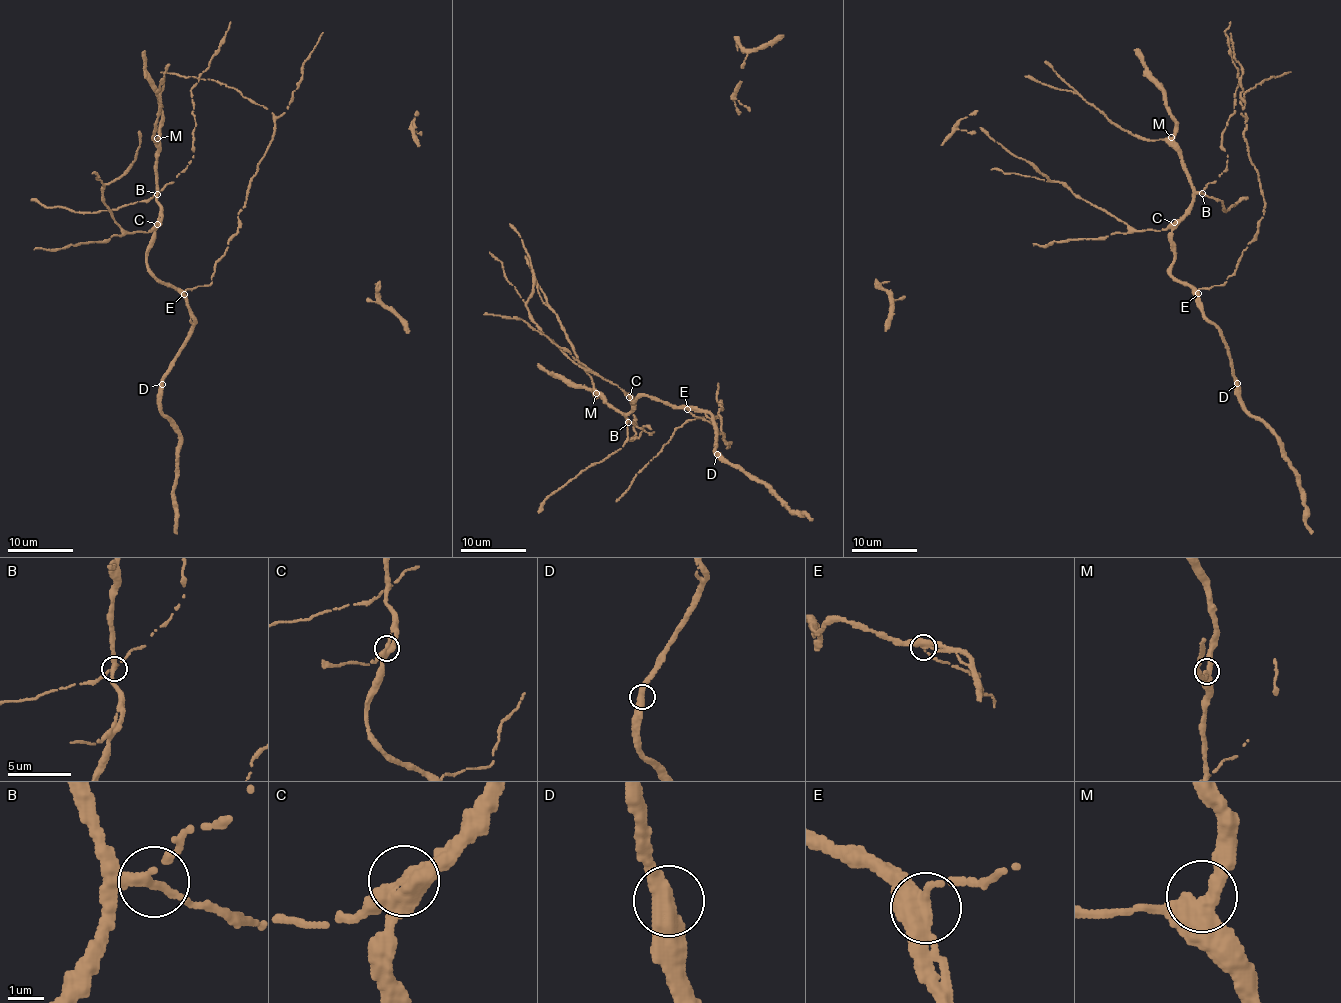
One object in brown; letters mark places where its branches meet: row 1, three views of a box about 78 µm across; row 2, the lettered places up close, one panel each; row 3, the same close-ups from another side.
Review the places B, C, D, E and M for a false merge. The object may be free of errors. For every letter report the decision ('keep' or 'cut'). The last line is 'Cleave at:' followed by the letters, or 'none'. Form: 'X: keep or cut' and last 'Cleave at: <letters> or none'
B: keep
C: keep
D: keep
E: keep
M: keep
Cleave at: none

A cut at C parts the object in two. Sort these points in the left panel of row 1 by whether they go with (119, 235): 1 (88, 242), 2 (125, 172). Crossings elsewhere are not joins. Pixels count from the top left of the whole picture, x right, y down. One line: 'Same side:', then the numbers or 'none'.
Same side: 1, 2

